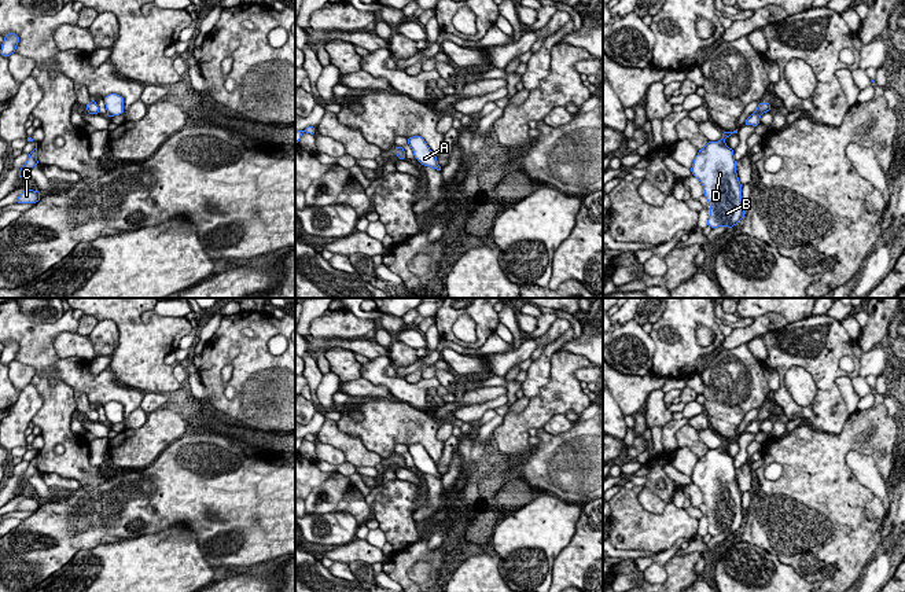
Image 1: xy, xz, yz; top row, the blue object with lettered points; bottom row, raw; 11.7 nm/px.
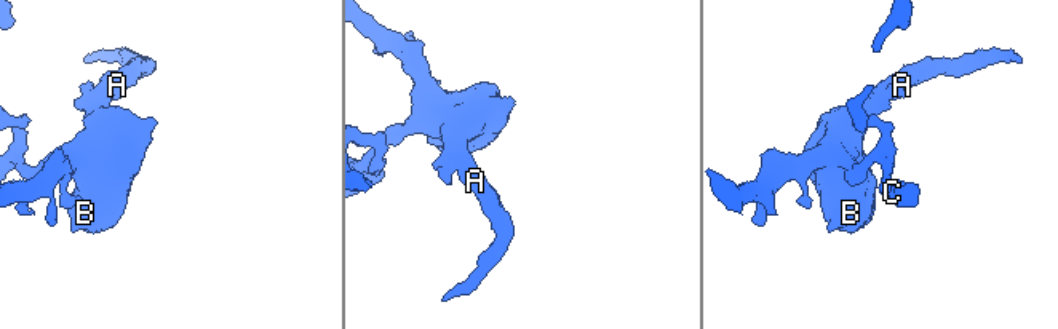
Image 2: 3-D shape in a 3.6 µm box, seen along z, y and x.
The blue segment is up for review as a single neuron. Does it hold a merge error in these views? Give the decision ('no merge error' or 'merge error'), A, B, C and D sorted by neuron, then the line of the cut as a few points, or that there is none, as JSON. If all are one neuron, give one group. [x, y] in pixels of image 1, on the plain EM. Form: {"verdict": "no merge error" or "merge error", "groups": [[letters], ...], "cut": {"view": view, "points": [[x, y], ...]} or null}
{"verdict": "no merge error", "groups": [["A", "B", "C", "D"]], "cut": null}

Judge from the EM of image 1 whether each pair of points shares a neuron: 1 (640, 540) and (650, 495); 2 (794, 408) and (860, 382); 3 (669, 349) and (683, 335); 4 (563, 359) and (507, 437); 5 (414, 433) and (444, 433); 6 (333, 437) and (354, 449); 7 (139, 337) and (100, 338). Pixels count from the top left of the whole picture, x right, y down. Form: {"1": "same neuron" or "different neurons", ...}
{"1": "different neurons", "2": "different neurons", "3": "same neuron", "4": "same neuron", "5": "different neurons", "6": "same neuron", "7": "different neurons"}

